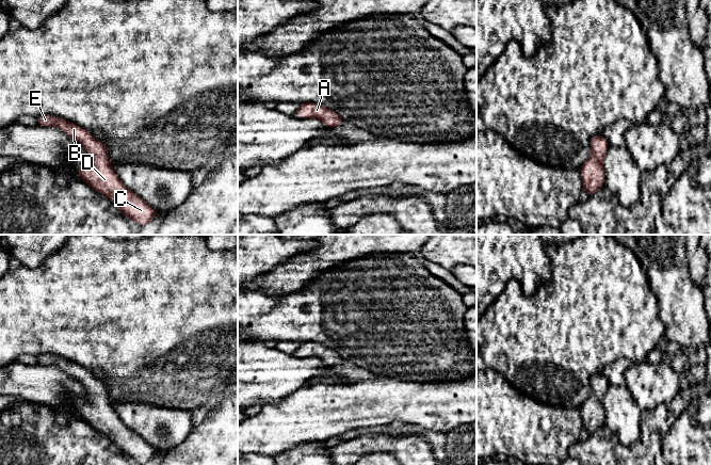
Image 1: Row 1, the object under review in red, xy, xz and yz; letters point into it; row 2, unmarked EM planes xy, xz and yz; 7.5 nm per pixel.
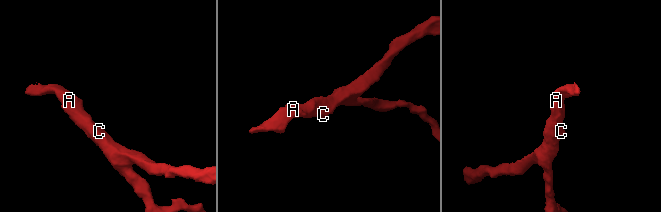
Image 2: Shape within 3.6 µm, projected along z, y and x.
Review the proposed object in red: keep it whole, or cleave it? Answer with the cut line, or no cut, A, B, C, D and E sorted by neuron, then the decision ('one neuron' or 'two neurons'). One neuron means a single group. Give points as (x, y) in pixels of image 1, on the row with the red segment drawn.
cut none; groups A B C D E; one neuron

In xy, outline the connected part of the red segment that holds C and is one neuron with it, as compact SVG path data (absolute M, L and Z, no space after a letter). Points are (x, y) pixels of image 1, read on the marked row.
M51 115L37 117L39 126L58 127L69 138L80 142L88 153L88 162L78 162L79 178L96 192L106 195L127 218L140 226L156 219L156 210L129 190L119 179L108 157L106 143L95 140L82 127Z

